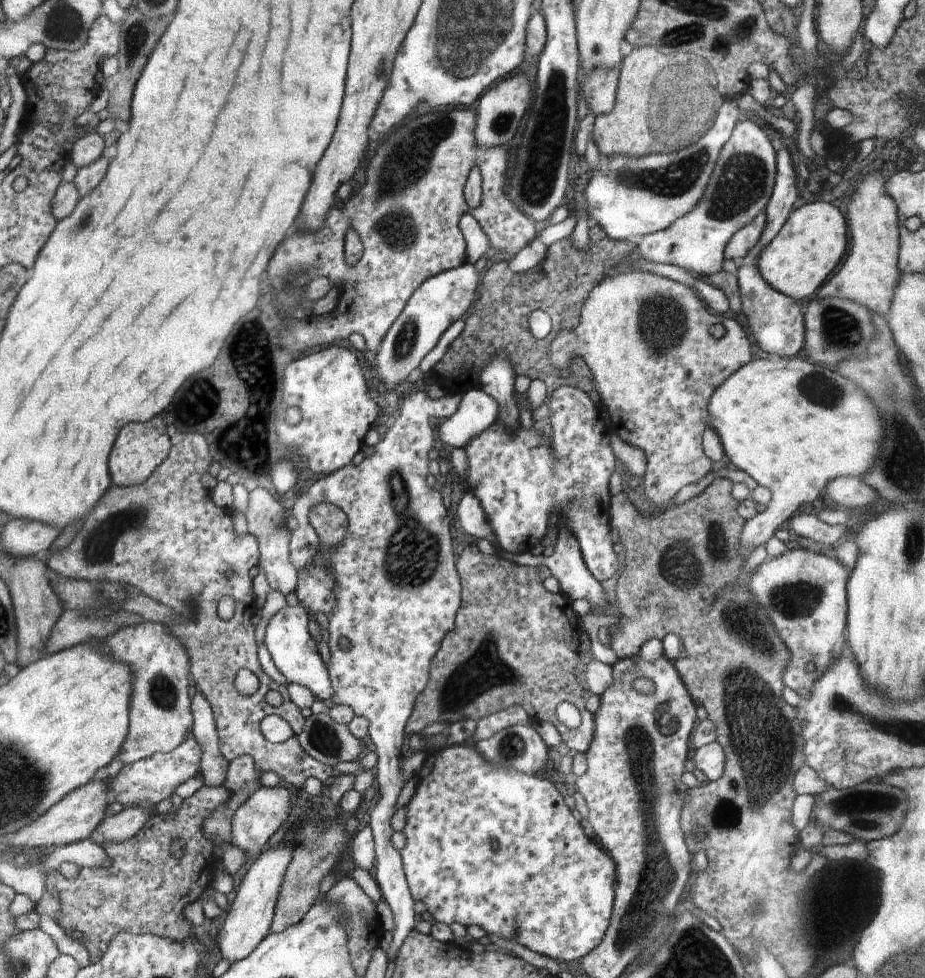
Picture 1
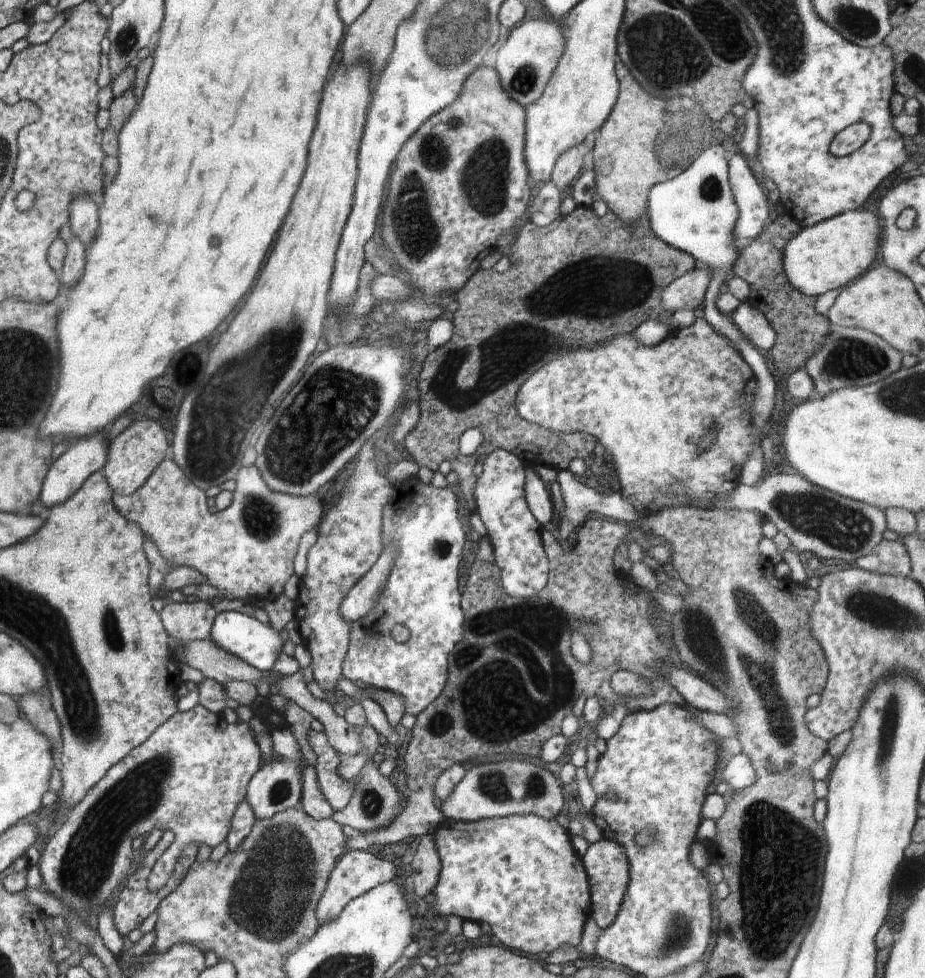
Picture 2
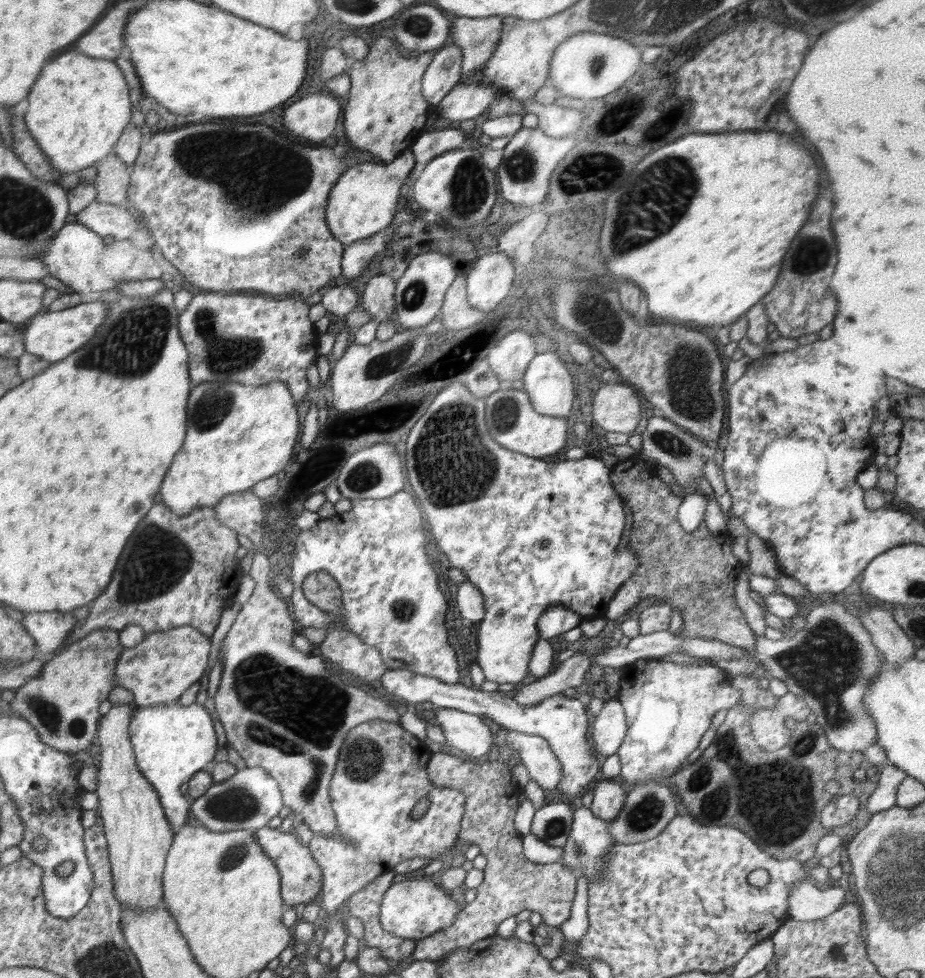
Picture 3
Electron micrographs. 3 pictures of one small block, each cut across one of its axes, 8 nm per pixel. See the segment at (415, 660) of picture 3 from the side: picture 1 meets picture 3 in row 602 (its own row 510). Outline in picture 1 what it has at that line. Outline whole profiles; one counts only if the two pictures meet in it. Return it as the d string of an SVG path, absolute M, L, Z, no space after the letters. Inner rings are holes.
M418 387L418 391L410 392L409 394L402 396L402 399L403 402L402 408L400 408L400 415L394 422L394 426L386 430L384 438L381 438L380 441L375 446L373 446L374 453L372 456L365 457L358 465L348 463L346 466L339 468L333 473L318 476L318 480L316 480L316 478L312 479L312 482L310 482L310 488L308 488L308 490L306 490L306 488L302 488L302 494L296 498L294 505L292 506L293 510L290 512L290 514L293 514L294 517L296 517L296 520L298 520L298 528L291 532L291 537L289 540L290 560L293 562L293 565L296 567L298 572L302 569L305 569L313 561L319 543L318 535L316 534L314 527L310 524L309 521L309 514L311 513L311 510L317 504L330 503L342 509L348 517L349 525L347 526L347 531L345 532L345 539L343 540L343 543L338 545L337 548L333 551L331 554L331 559L329 560L329 565L331 566L333 575L335 576L335 609L328 616L328 648L330 648L330 663L328 664L327 671L332 685L332 690L334 691L334 696L329 700L328 704L348 705L354 711L355 715L363 716L365 719L368 719L368 736L370 736L370 740L372 740L372 742L374 742L374 746L376 746L375 752L378 755L378 763L375 766L375 776L379 784L379 795L376 799L376 806L371 812L371 817L367 826L371 828L375 842L375 867L373 869L376 874L373 875L373 878L381 890L381 896L384 896L386 904L392 911L393 919L396 925L396 928L394 928L392 932L393 937L390 943L390 948L386 953L388 958L392 957L394 959L397 955L397 952L399 951L399 948L402 946L404 939L414 928L415 915L415 900L412 898L412 895L409 891L409 886L403 869L401 854L399 853L398 849L394 848L391 841L392 834L394 833L391 825L391 818L398 810L398 806L396 806L396 800L398 800L400 791L402 788L404 788L406 783L404 781L404 775L402 775L403 771L400 770L400 760L398 759L400 756L398 754L400 754L400 750L402 750L402 746L404 746L404 741L407 741L405 726L408 722L409 716L411 715L414 701L428 684L429 668L432 657L438 652L442 639L446 636L446 633L454 630L455 616L458 612L459 606L461 605L462 592L461 580L455 565L456 558L454 558L454 553L452 552L452 536L450 536L448 512L442 504L441 492L434 491L432 488L426 485L426 476L429 474L428 463L430 461L428 459L428 452L430 452L430 450L433 448L432 445L434 444L434 430L432 430L432 426L430 426L430 422L428 420L443 414L450 416L453 415L456 412L458 405L460 404L461 394L450 394L447 392L443 398L439 400L432 400L426 395L424 389ZM340 638L346 638L346 640L350 642L350 648L348 648L348 650L342 650L342 648L340 648Z

